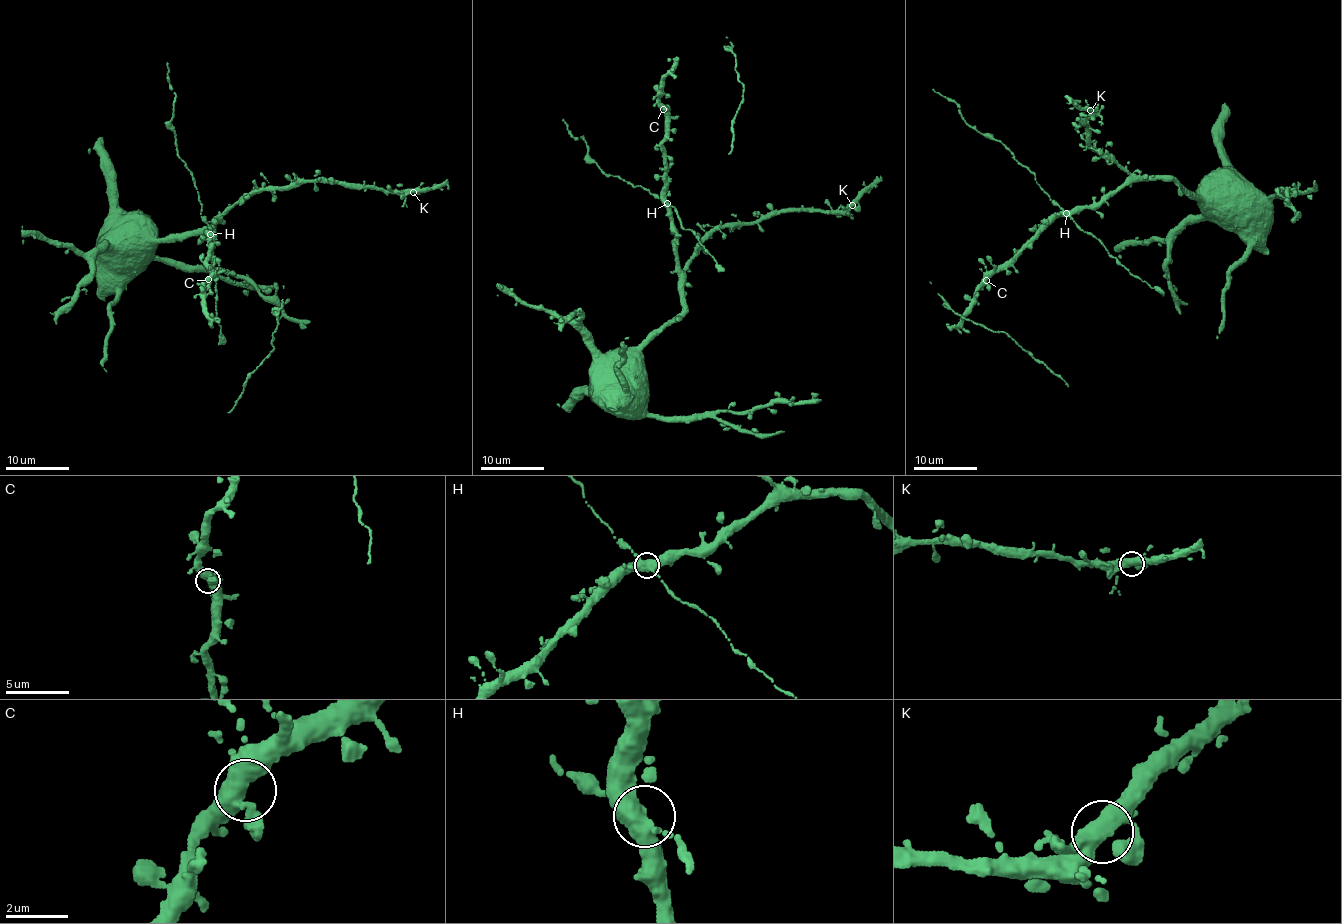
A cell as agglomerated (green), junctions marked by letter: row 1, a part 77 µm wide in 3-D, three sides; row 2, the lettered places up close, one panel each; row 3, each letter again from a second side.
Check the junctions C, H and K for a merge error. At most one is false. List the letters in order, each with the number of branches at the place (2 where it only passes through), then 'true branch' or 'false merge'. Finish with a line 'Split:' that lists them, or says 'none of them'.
C: 4 branches meet; true branch
H: 4 branches meet; true branch
K: 4 branches meet; true branch
Split: none of them

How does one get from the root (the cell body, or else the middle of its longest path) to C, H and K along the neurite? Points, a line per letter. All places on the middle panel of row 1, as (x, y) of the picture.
C: (614, 398), (615, 376), (682, 311), (677, 239), (665, 198), (668, 166), (663, 144), (667, 120), (663, 109)
H: (614, 398), (615, 376), (682, 311), (677, 239), (671, 229), (668, 203)
K: (614, 398), (615, 376), (682, 311), (682, 271), (713, 231), (786, 211), (841, 212), (852, 205)

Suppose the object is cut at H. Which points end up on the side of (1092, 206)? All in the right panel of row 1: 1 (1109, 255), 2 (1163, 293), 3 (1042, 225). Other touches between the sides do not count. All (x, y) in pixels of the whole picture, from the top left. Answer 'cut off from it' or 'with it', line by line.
1: cut off from it
2: cut off from it
3: with it

